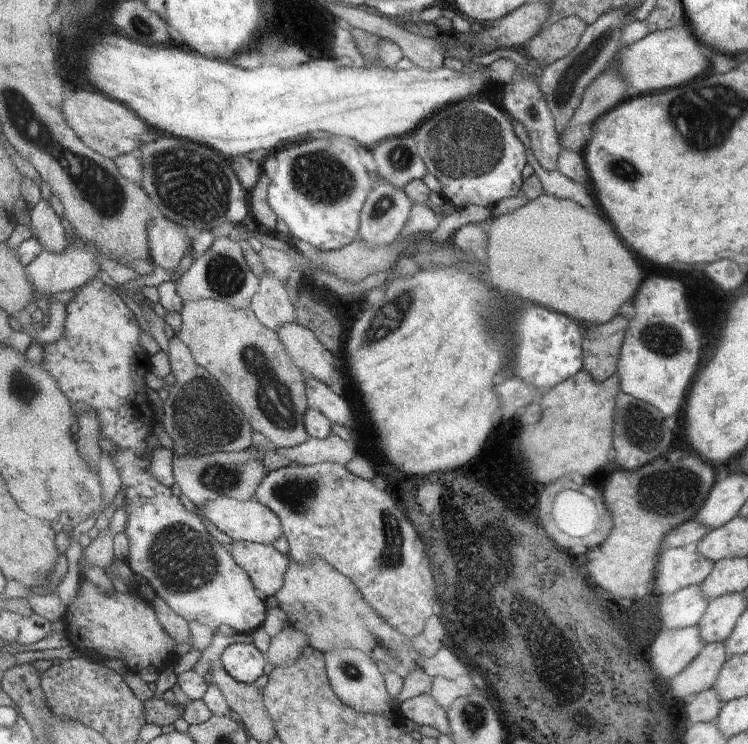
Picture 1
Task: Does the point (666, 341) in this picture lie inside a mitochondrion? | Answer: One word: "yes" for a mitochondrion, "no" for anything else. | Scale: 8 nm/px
yes

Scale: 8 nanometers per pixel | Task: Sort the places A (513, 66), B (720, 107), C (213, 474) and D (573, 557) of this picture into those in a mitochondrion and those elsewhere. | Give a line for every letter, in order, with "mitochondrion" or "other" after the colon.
A: other
B: mitochondrion
C: mitochondrion
D: other

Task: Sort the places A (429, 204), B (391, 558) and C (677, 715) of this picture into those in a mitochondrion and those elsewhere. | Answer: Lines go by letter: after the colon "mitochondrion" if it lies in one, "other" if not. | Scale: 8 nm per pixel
A: other
B: mitochondrion
C: other

